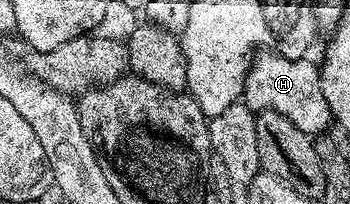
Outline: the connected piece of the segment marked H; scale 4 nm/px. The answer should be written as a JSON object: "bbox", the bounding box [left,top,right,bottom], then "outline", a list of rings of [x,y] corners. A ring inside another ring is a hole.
{"bbox":[243,49,333,137],"outline":[[[270,49],[261,50],[249,66],[247,79],[244,83],[243,102],[248,108],[257,112],[274,112],[285,114],[300,131],[306,131],[313,137],[323,134],[328,125],[331,126],[333,116],[329,110],[329,104],[326,103],[326,97],[322,93],[321,77],[319,66],[312,63],[309,58],[291,58],[284,54]]]}

